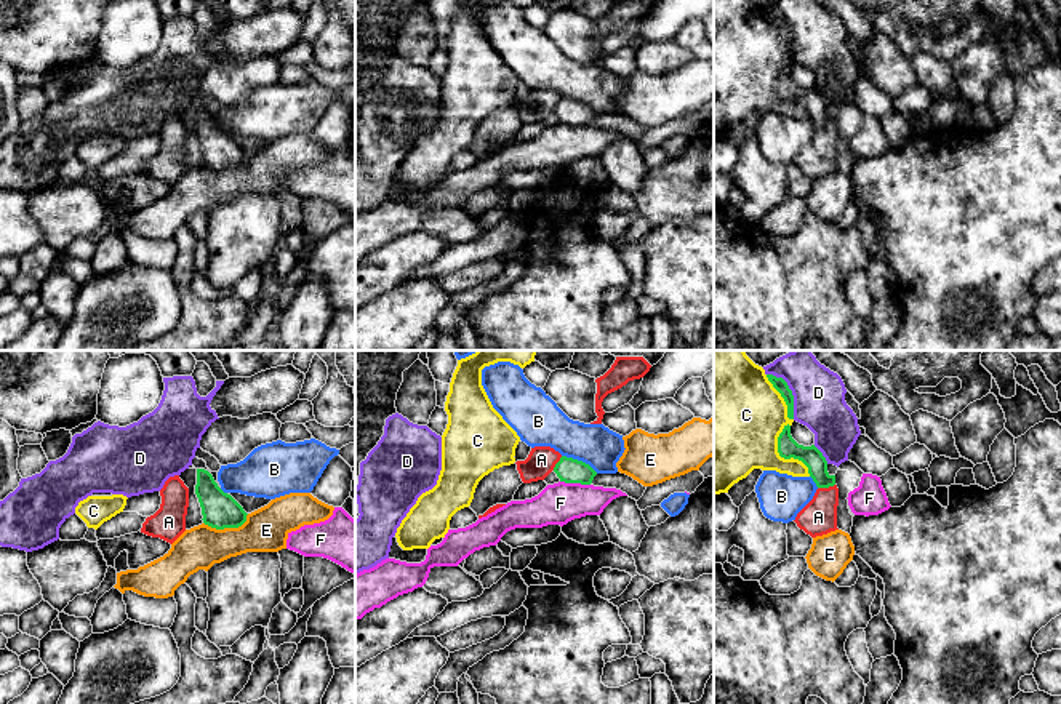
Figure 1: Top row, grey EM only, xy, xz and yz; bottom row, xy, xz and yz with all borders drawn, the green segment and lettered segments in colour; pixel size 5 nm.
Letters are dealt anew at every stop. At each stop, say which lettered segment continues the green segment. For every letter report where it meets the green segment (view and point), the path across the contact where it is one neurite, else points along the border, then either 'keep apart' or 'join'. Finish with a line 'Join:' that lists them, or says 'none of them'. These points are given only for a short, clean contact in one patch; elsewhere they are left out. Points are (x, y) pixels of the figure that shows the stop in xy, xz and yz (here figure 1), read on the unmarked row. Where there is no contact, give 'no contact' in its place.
A: contact yz (826, 128); border yz (834, 125), (818, 130); keep apart
B: contact xz (580, 103); keep apart
C: contact yz (781, 98); keep apart
D: contact yz (791, 32); keep apart
E: contact xy (228, 168); border xy (248, 156), (237, 168), (212, 170), (204, 164); keep apart
F: contact xz (575, 124); border xz (560, 122), (589, 127); keep apart
Join: none of them

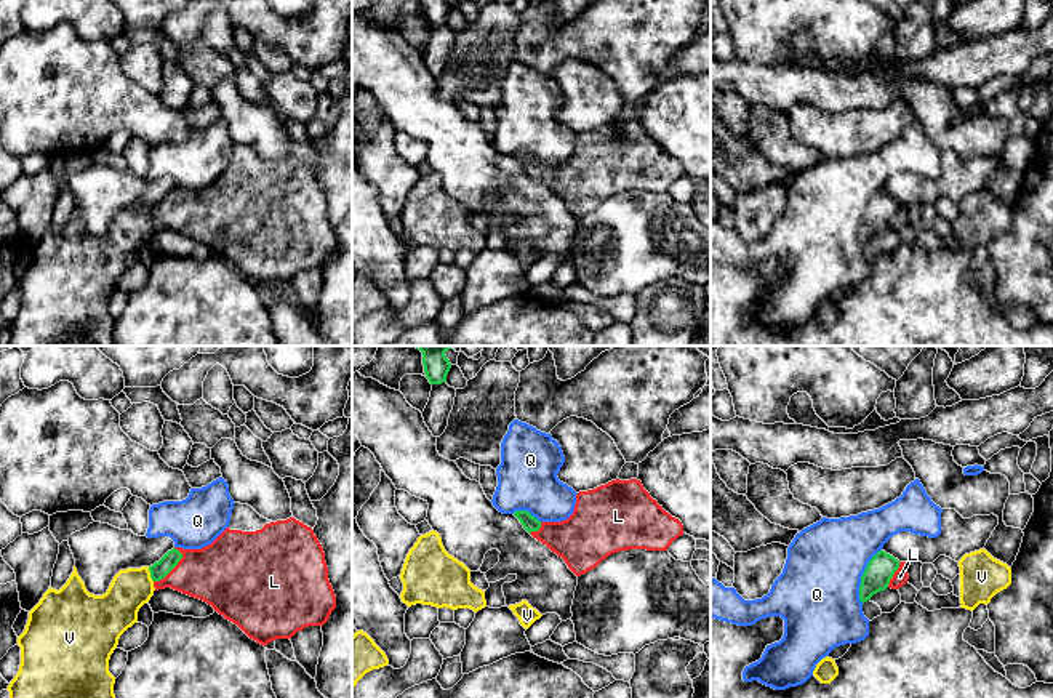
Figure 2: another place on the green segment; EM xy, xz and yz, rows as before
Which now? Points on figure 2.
L: contact xy (173, 208); way xy (159, 212), (173, 208), (199, 215), (221, 215); join
Q: contact yz (861, 218); keep apart
V: contact xy (151, 216); keep apart
Join: L

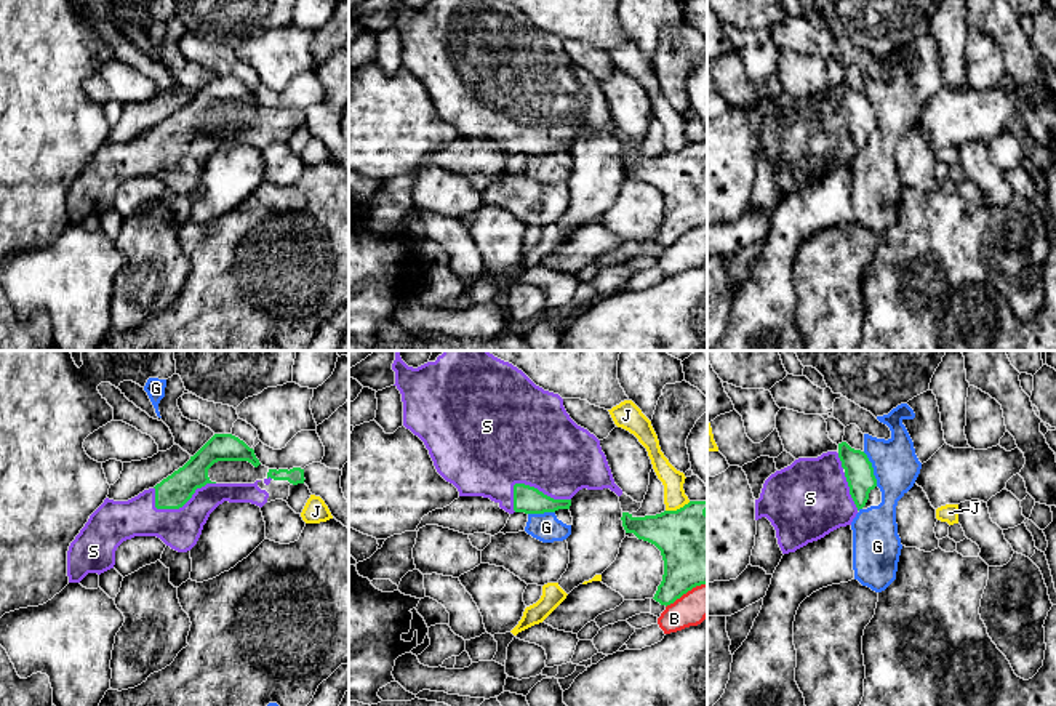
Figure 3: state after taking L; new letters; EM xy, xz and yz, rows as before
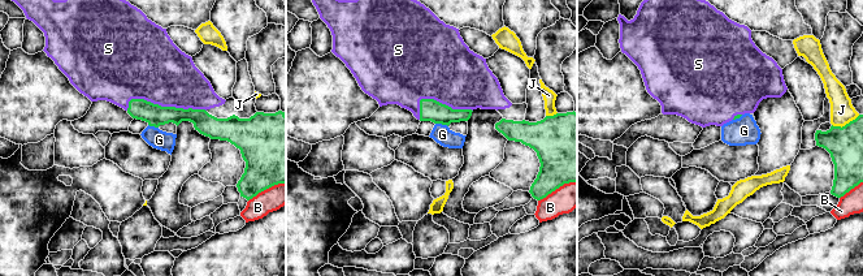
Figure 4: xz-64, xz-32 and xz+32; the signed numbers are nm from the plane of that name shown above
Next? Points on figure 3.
B: contact xz (685, 234); keep apart
G: contact yz (872, 111); keep apart
J: contact xz (677, 151); keep apart
S: contact xz (541, 133); join
Join: S

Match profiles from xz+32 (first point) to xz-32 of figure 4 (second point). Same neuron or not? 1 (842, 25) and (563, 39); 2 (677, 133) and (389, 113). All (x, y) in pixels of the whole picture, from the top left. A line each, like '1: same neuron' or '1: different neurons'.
1: same neuron
2: same neuron

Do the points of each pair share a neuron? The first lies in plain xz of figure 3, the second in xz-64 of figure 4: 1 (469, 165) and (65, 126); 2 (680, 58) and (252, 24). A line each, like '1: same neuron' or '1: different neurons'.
1: different neurons
2: different neurons

